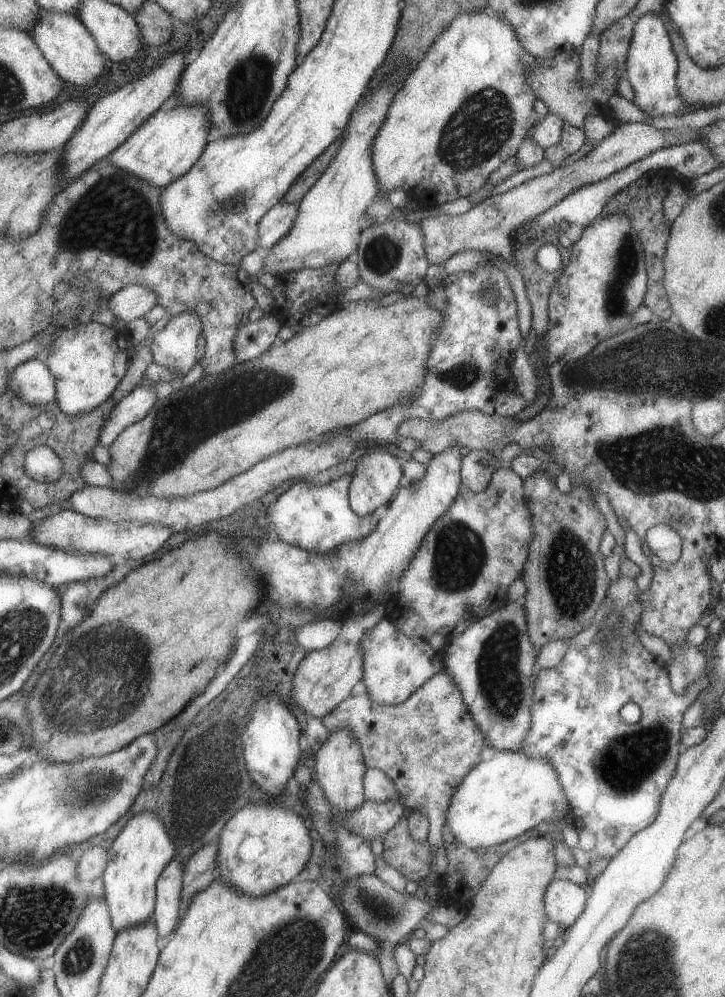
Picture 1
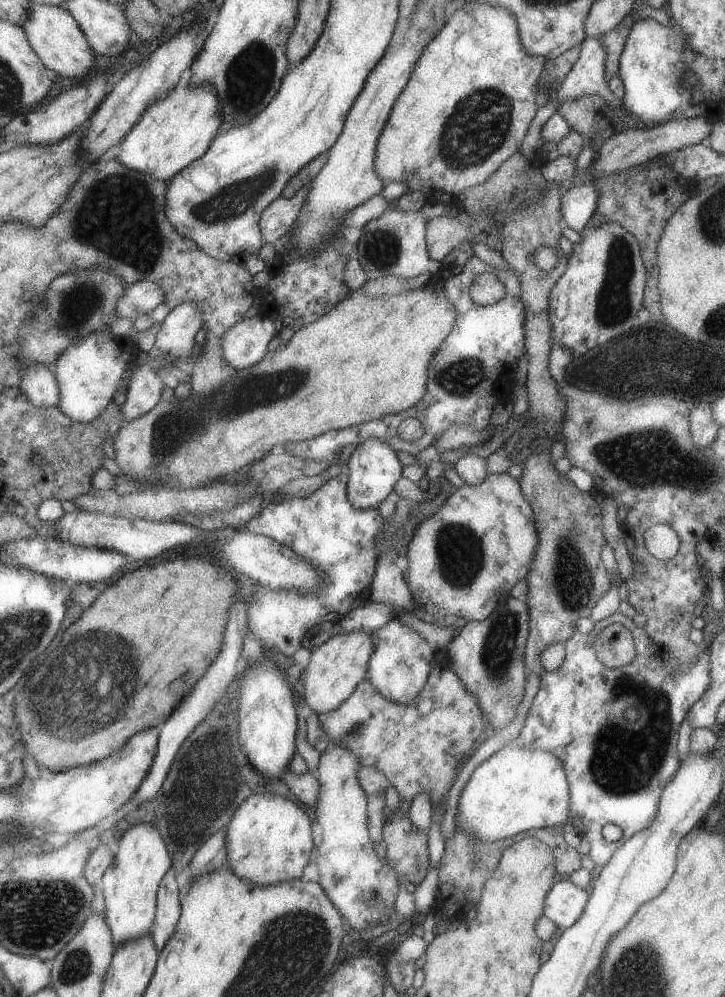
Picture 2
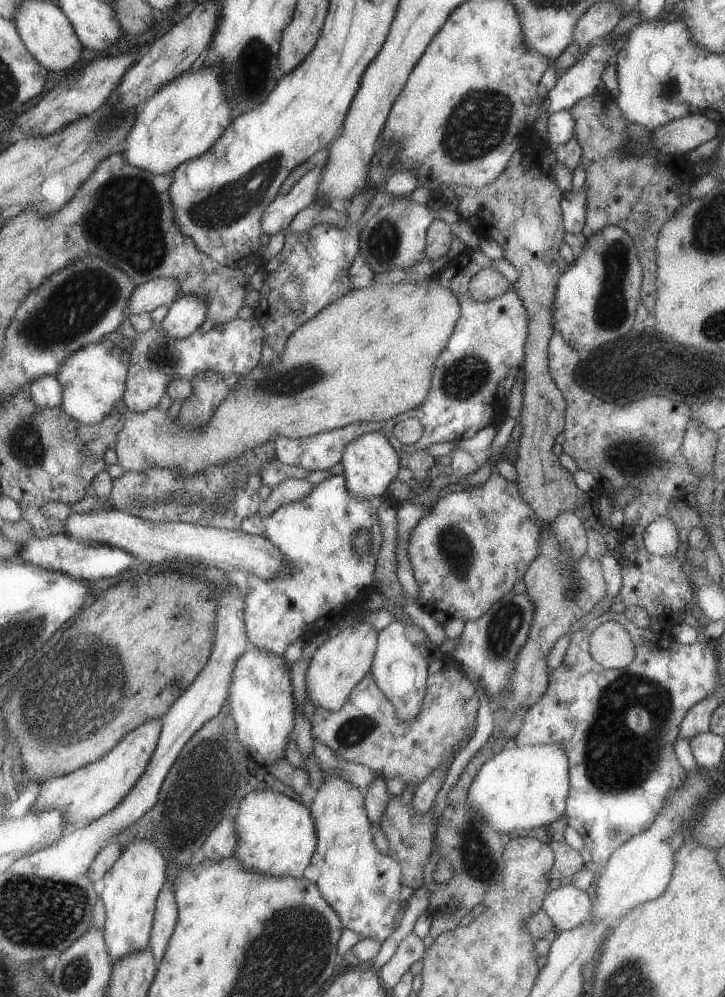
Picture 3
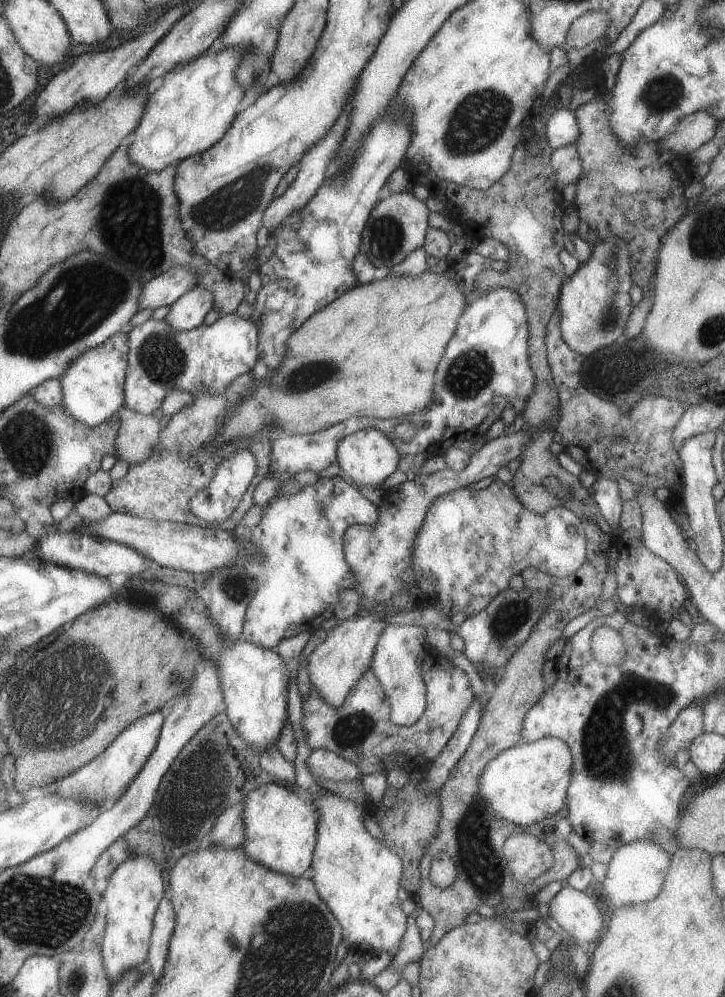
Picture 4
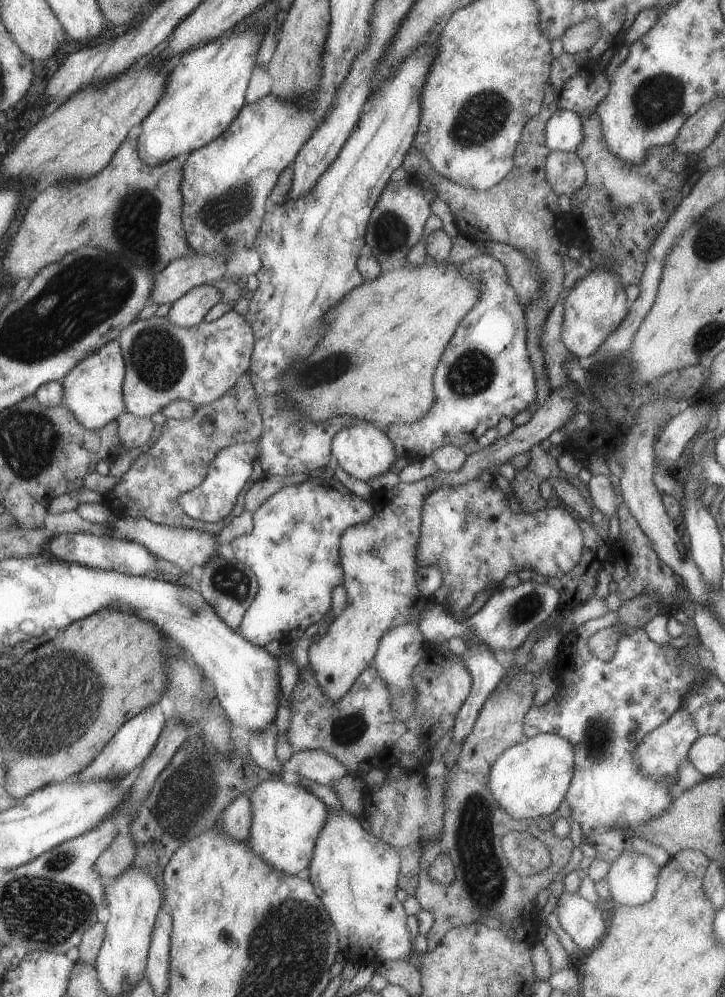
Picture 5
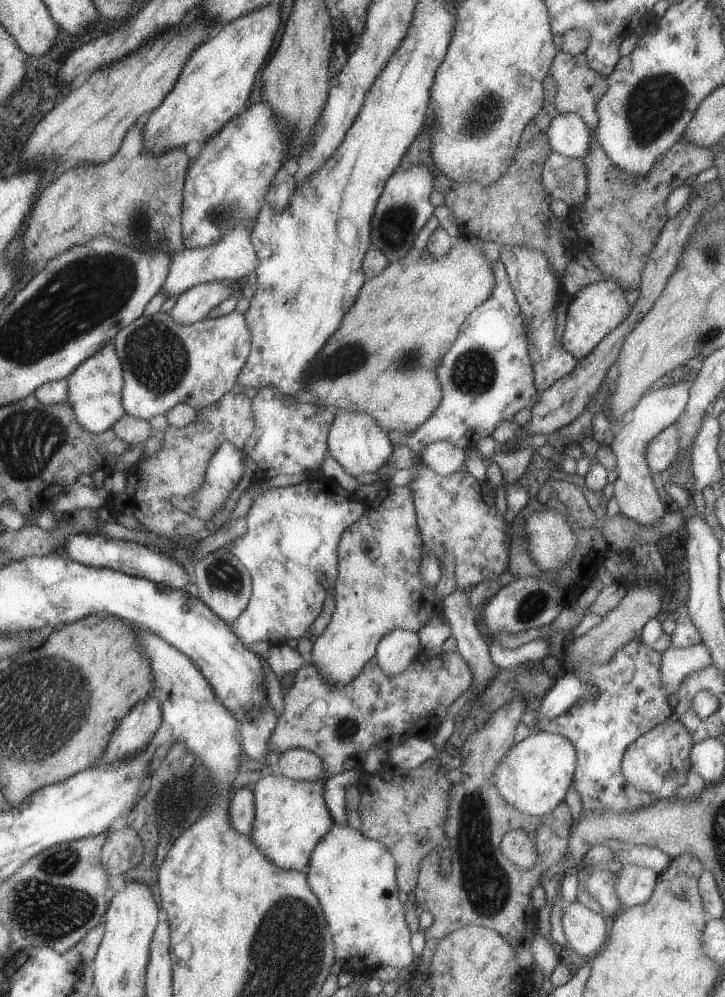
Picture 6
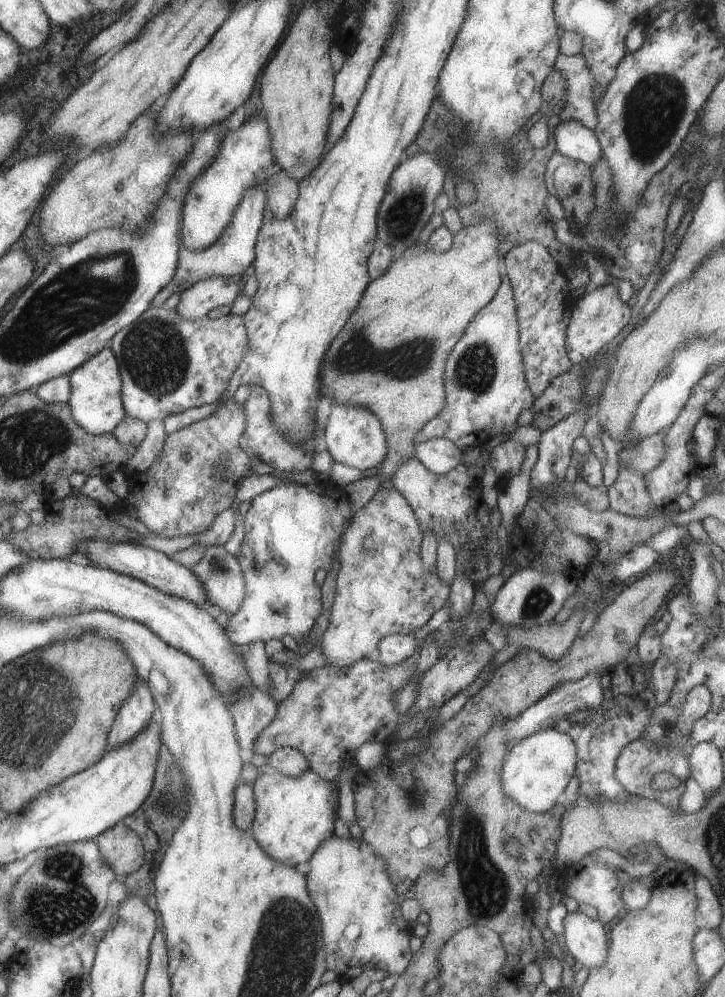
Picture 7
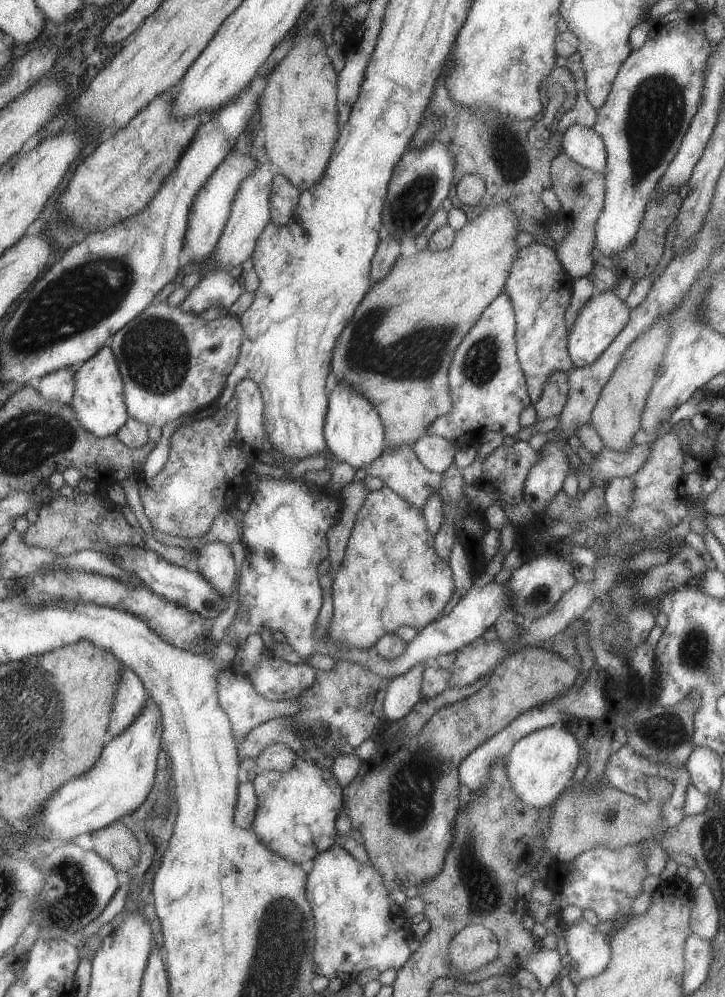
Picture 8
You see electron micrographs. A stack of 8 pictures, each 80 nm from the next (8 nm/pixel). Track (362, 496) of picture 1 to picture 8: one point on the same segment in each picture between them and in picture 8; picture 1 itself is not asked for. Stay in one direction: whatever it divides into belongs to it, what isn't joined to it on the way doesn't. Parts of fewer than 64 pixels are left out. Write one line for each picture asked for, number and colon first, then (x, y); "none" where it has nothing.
2: (374, 468)
3: (370, 463)
4: (367, 456)
5: (363, 451)
6: (355, 440)
7: (353, 436)
8: (353, 432)

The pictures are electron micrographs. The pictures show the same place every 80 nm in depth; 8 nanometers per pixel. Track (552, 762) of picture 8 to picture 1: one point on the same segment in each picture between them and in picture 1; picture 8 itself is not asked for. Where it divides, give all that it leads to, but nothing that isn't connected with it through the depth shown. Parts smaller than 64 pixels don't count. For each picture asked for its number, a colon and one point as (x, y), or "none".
1: (497, 800)
2: (514, 790)
3: (519, 788)
4: (524, 784)
5: (528, 780)
6: (534, 774)
7: (537, 768)

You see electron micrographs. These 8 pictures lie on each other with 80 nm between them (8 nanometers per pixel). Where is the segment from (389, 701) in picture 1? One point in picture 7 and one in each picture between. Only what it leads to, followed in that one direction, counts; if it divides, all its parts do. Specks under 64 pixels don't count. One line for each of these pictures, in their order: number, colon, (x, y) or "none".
2: (400, 661)
3: (399, 667)
4: (396, 662)
5: (400, 648)
6: (395, 651)
7: (392, 649)

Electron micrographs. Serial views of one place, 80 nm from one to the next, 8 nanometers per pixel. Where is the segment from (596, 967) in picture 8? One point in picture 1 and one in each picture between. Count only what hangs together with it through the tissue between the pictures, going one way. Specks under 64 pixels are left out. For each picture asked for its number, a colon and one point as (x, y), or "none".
1: (564, 900)
2: (564, 902)
3: (567, 906)
4: (577, 914)
5: (582, 921)
6: (584, 929)
7: (584, 937)

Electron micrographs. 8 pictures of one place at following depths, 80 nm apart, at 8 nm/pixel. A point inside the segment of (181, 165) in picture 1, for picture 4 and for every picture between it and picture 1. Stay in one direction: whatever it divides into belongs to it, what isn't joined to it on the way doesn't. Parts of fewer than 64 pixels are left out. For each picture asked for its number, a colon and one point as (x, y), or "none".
2: (172, 132)
3: (179, 122)
4: (196, 102)

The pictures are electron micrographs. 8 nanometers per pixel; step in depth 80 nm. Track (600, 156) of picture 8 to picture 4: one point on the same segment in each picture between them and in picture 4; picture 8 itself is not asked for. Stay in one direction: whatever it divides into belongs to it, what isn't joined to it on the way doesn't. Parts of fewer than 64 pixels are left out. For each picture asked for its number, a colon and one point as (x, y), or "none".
4: (562, 129)
5: (563, 131)
6: (567, 134)
7: (573, 139)

